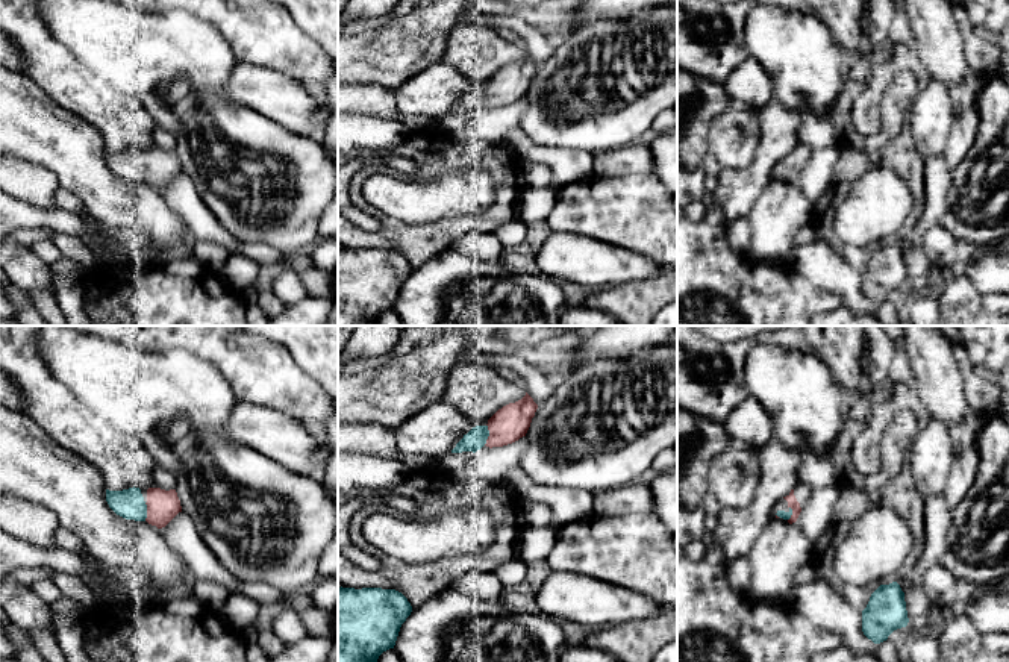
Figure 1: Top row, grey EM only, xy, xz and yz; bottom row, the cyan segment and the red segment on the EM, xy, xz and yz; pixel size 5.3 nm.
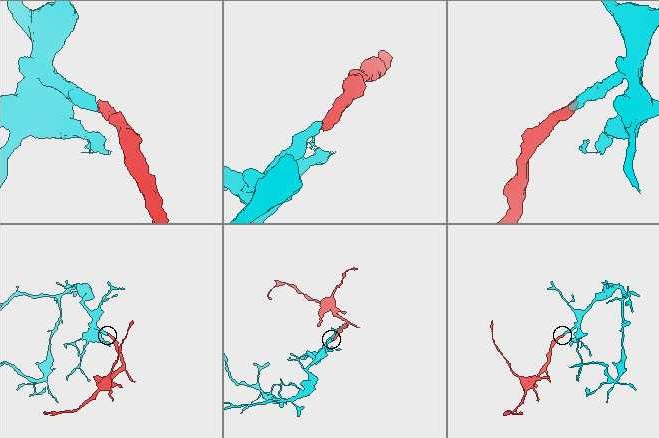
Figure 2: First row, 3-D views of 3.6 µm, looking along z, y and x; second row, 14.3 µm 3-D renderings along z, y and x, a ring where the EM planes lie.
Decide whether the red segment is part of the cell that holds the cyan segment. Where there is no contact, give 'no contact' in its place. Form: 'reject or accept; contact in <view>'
accept; contact in xz

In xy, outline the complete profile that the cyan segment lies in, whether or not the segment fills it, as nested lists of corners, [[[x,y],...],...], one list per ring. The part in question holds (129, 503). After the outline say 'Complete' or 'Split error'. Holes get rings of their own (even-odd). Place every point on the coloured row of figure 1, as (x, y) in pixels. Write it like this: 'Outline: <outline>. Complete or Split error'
Outline: [[[135,486],[123,491],[106,489],[106,501],[117,515],[126,520],[147,521],[158,529],[165,527],[182,512],[176,489],[148,488],[145,498]]]. Split error

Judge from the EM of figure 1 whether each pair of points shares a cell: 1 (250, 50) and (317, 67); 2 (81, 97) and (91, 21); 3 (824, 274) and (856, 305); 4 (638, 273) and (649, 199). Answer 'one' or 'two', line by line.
1: one
2: two
3: one
4: two

